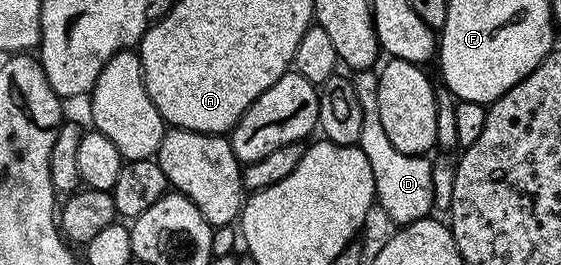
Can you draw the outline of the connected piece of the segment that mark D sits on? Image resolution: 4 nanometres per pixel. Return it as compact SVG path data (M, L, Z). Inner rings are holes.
M372 69L359 70L352 75L351 79L361 103L362 112L361 136L357 145L369 160L369 166L373 171L378 207L382 207L388 218L397 226L415 223L419 219L428 217L434 209L432 161L424 155L398 152L397 148L390 143L389 136L382 127L380 104L377 100L378 73Z

